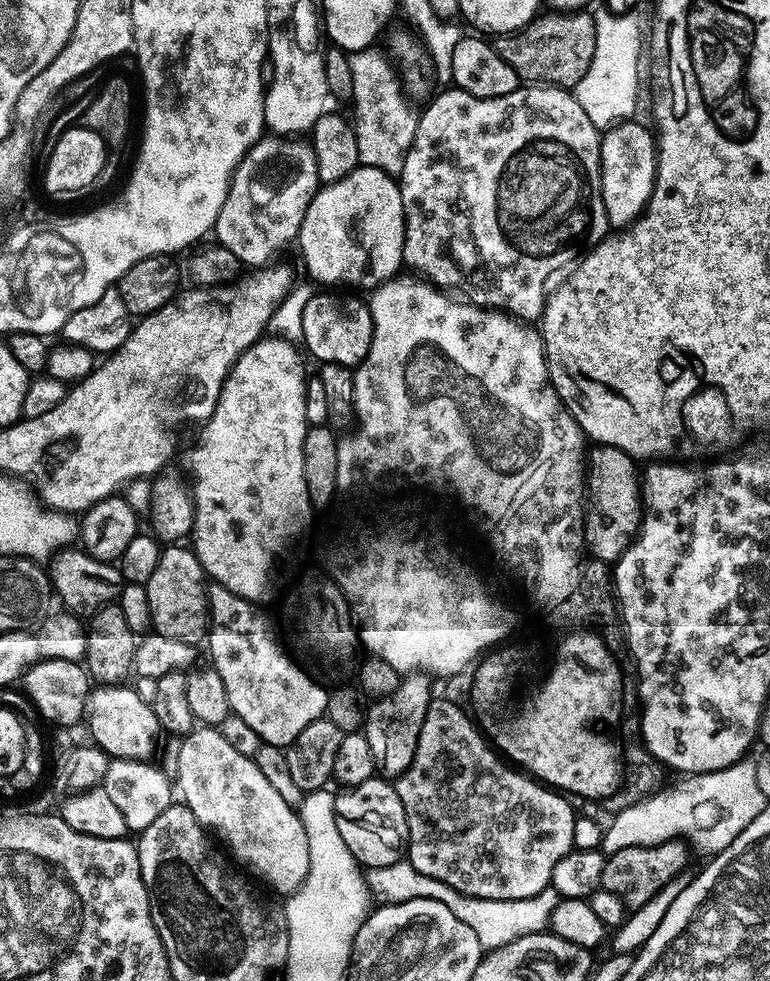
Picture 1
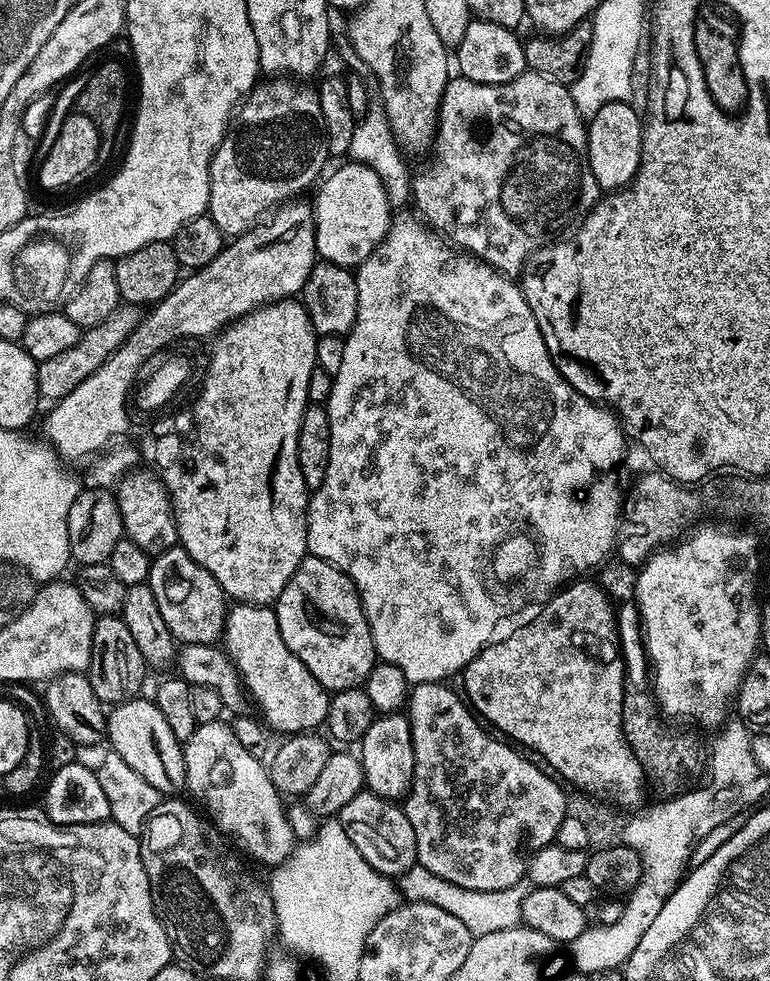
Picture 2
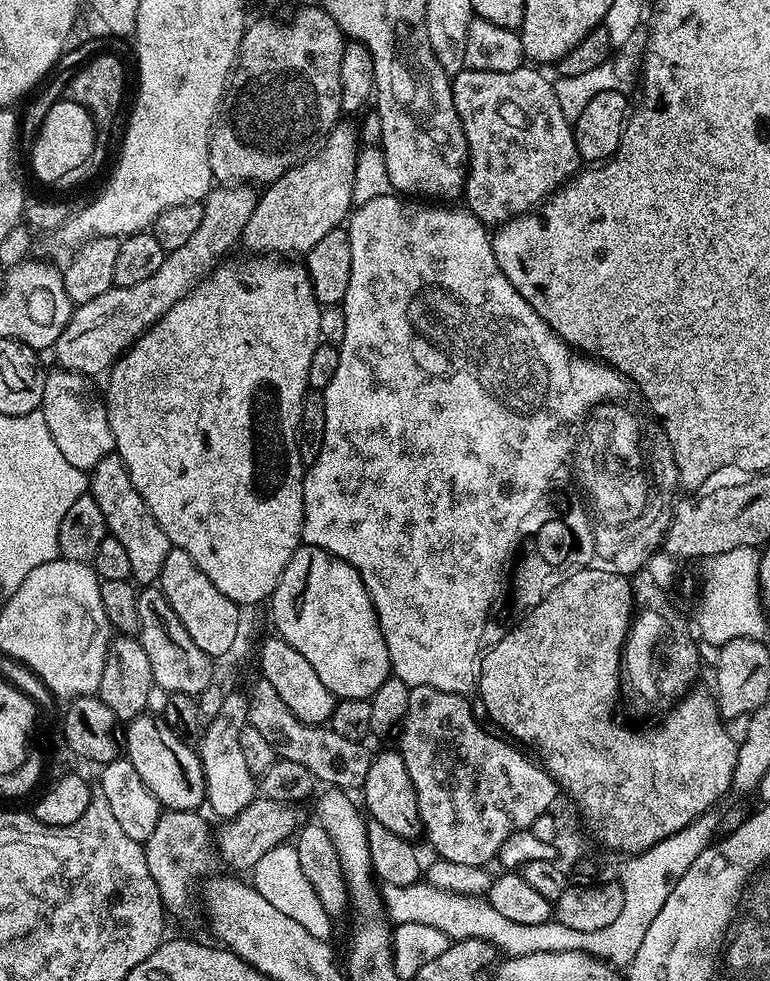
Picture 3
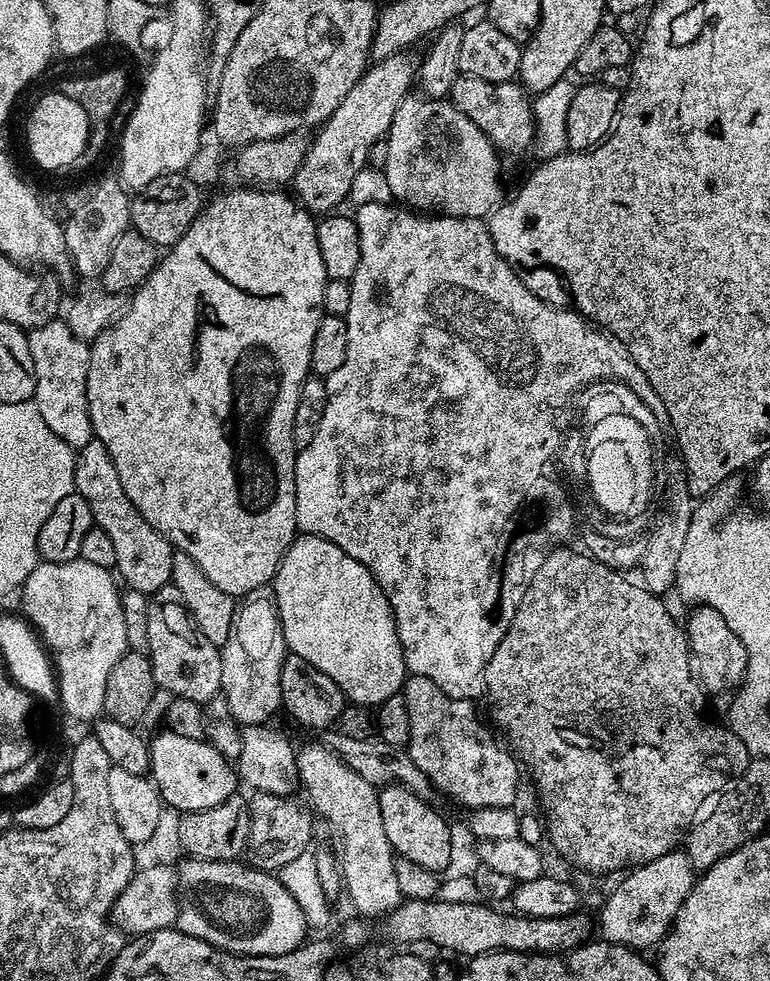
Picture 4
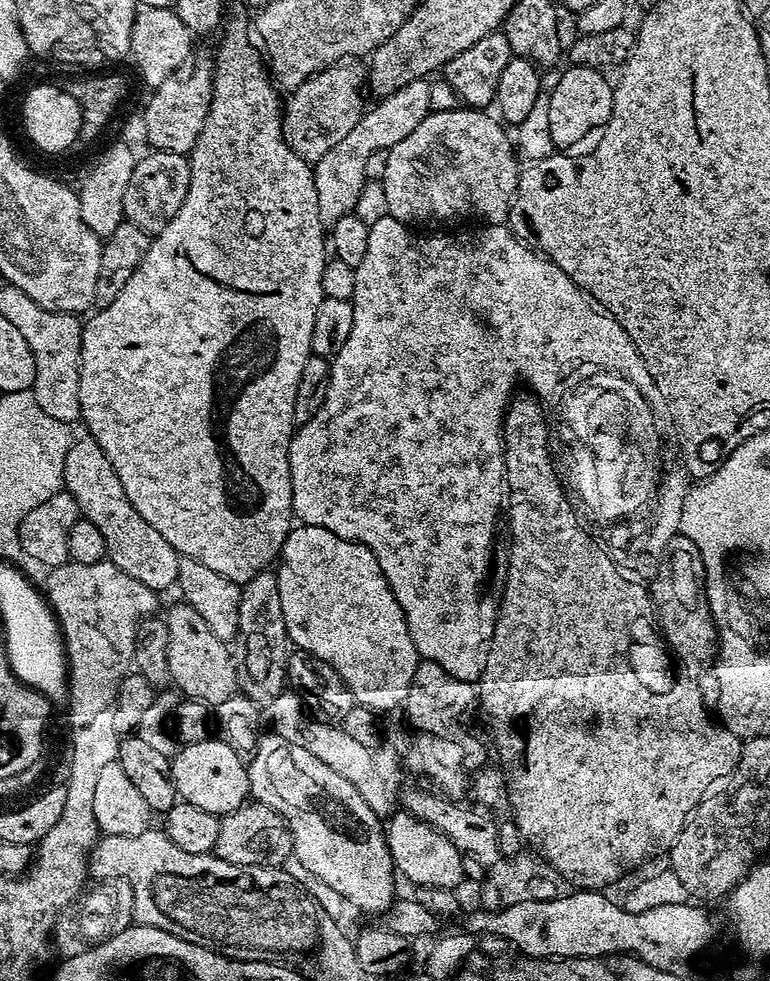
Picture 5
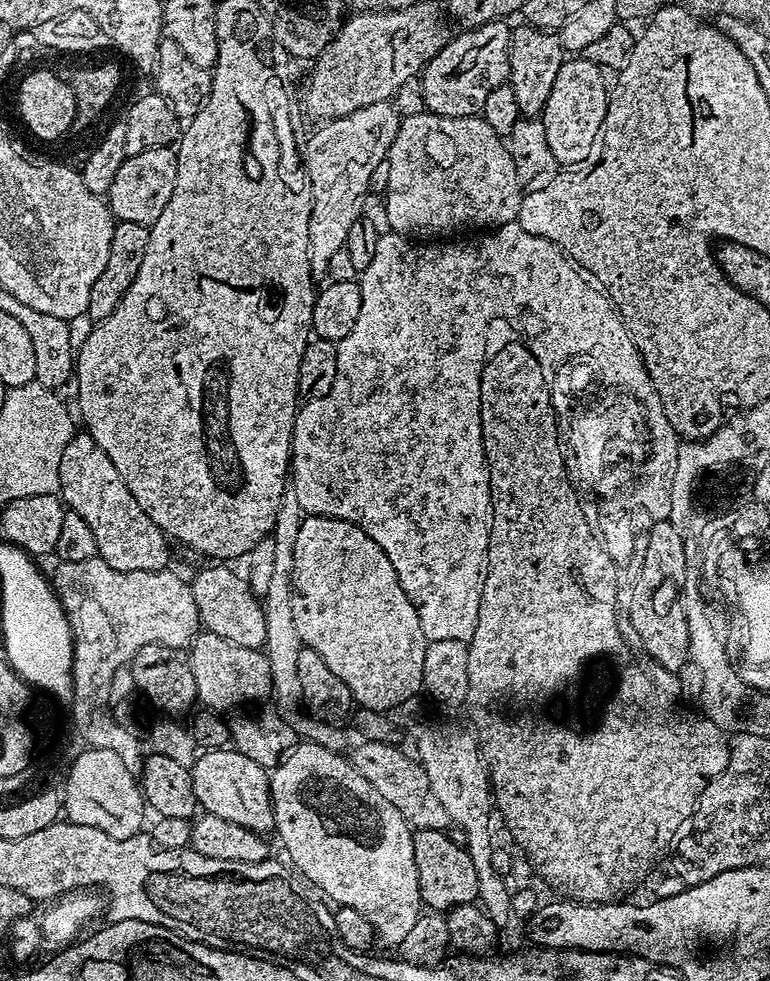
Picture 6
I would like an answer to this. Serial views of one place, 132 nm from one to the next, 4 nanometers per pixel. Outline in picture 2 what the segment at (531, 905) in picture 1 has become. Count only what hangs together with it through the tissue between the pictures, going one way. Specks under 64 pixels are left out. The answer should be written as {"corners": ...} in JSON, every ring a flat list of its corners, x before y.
{"corners":[[417,862,413,868,406,870,404,875,399,877,398,887,405,901,442,906,446,914,454,914,454,918,462,921,462,926,466,926,466,930,470,930,473,937,494,934,494,930,515,928,521,923,520,907,524,901,525,889,520,886,497,892,466,890,462,886,454,886,454,882,446,882,446,878,438,878,438,874,430,874,430,870,426,870]]}

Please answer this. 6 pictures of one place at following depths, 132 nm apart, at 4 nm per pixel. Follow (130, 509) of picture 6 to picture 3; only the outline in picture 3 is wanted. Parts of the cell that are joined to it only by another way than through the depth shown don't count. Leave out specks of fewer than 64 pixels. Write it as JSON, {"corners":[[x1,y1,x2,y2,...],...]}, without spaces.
{"corners":[[118,455,102,457,90,470,90,495,98,507,102,509,102,518,106,518,108,535,118,538,126,550,130,561,132,580,140,586,152,586,162,574,162,566,166,562,166,554,170,554,172,544,166,538,162,526,150,514,146,502,142,502,142,494,134,490,134,482,130,482,130,474]]}

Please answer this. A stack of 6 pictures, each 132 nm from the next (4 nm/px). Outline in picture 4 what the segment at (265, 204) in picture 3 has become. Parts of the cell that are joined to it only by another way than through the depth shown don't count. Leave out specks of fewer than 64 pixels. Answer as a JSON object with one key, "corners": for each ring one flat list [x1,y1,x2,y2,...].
{"corners":[[403,50,385,60,369,63,358,82,354,82,350,94,338,102,338,110,319,125,317,136,311,137,302,166,290,182,291,187,296,187,294,196,301,208,307,208,313,214,328,214,348,200,354,176,368,163,370,146,387,137,394,114,398,114,398,106,409,95,411,88,408,87,411,84,413,87,417,79,418,60,411,54,411,51]]}

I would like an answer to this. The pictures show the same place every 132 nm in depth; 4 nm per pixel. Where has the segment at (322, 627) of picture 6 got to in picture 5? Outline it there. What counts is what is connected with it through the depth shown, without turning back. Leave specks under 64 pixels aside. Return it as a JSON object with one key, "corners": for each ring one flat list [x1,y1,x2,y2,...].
{"corners":[[300,524,289,532,274,571,289,641,299,651,309,652,334,666,359,707,371,708,377,714,399,709,410,690,410,682,414,682,418,657,402,606,398,606,398,598,394,598,394,590,390,590,390,582,386,582,386,574,382,574,382,566,378,566,372,551,358,542,338,538,338,534,322,526]]}

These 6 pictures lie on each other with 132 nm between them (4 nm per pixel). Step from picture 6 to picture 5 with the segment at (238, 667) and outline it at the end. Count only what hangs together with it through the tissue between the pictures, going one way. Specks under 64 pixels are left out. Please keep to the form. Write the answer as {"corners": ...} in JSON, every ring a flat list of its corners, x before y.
{"corners":[[177,602,166,615,168,626,168,645,166,654,168,655,168,665,172,675,171,683,189,700,201,700,203,704,215,706,226,702,226,698,237,695,238,681,236,678,236,665,233,653,228,653,229,645,223,640,219,640,213,632,202,622,202,617,193,610,189,604]]}

